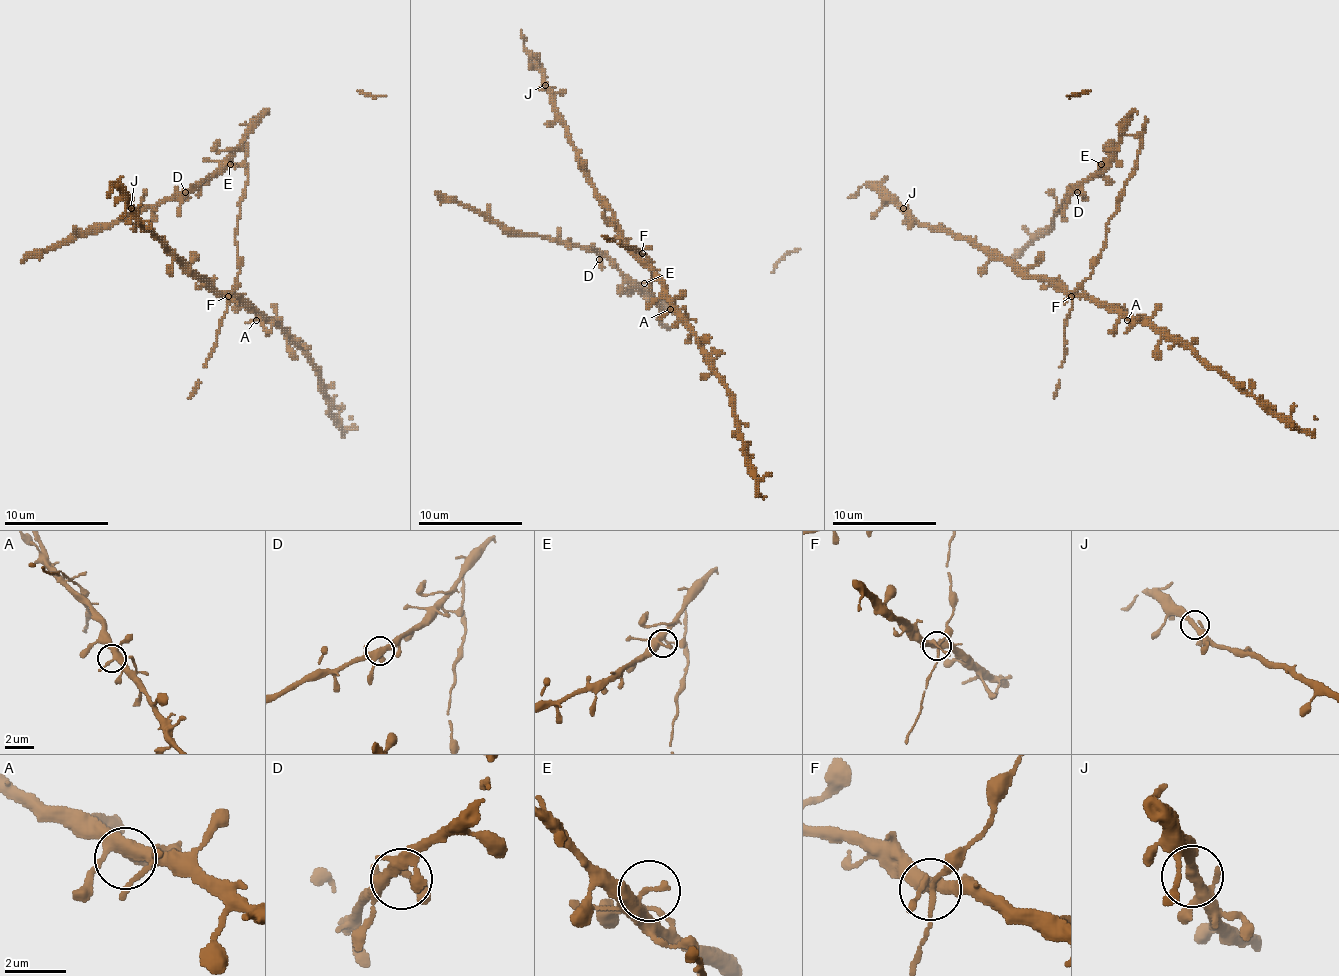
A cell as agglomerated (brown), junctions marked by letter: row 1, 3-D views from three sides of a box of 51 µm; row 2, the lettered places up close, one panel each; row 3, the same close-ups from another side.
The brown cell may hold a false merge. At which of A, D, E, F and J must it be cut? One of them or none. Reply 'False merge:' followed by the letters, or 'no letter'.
False merge: no letter

